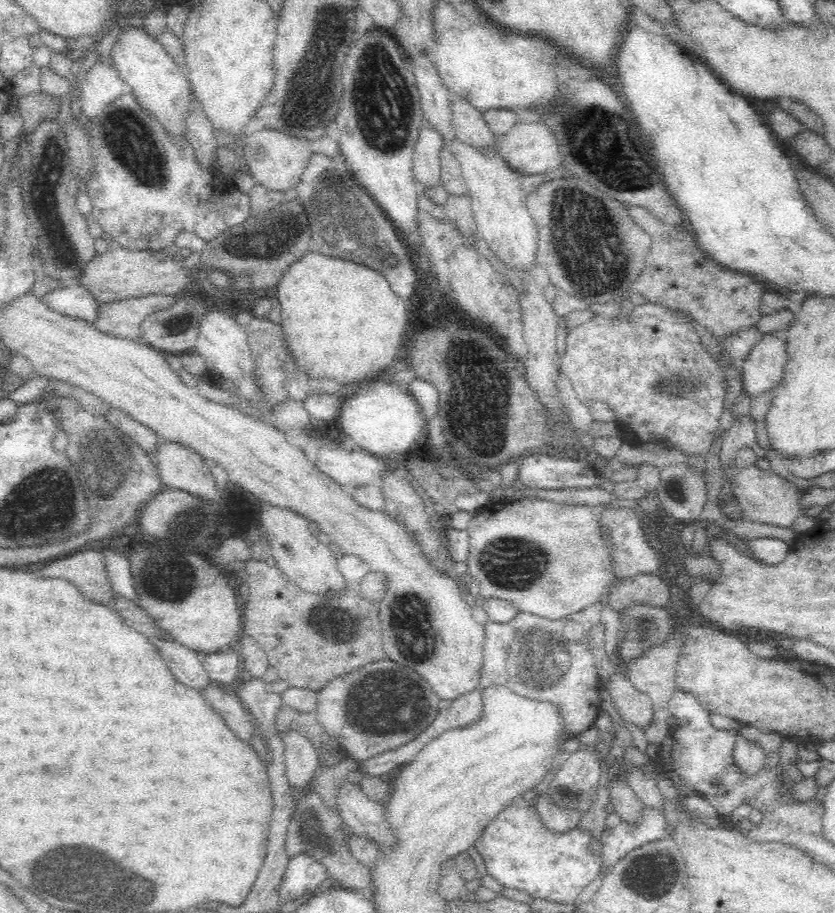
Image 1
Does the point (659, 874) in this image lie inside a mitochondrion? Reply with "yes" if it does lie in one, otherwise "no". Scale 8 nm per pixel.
yes

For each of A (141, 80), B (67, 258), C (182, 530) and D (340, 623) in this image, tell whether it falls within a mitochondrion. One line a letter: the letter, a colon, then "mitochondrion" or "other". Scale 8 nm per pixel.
A: other
B: other
C: mitochondrion
D: mitochondrion

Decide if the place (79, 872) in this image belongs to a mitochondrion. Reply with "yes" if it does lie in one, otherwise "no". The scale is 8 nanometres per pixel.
yes

